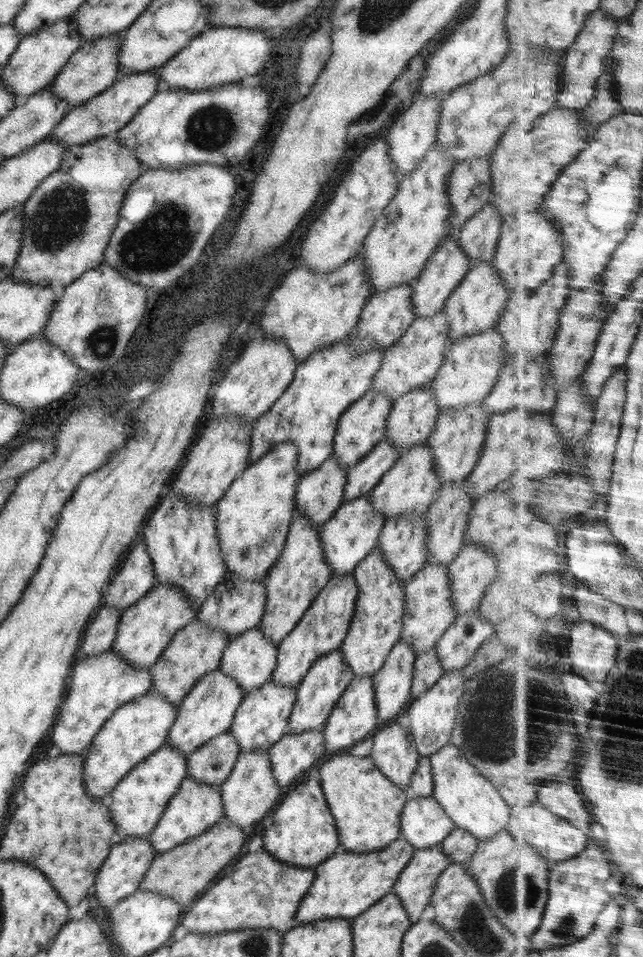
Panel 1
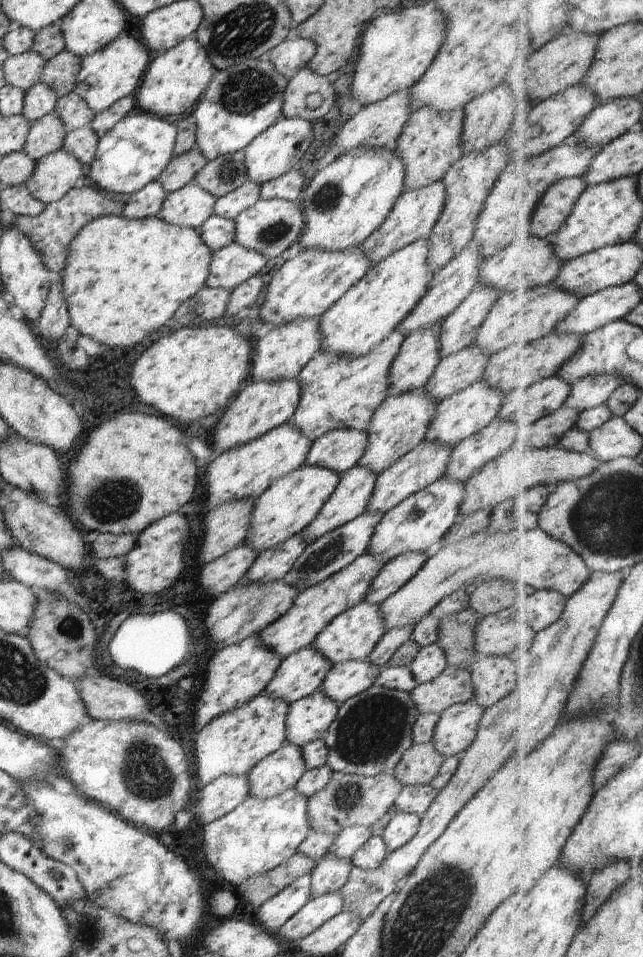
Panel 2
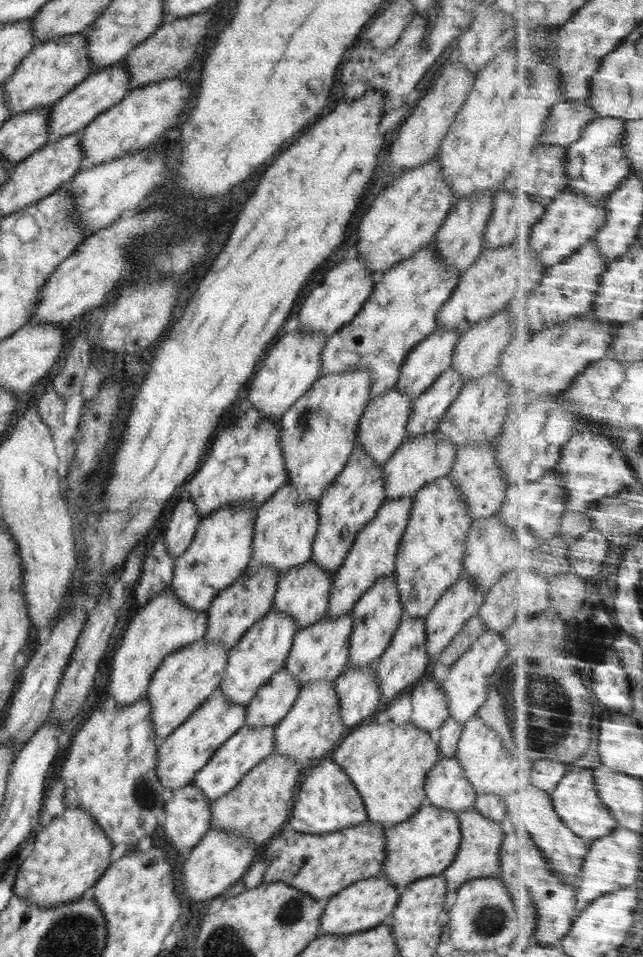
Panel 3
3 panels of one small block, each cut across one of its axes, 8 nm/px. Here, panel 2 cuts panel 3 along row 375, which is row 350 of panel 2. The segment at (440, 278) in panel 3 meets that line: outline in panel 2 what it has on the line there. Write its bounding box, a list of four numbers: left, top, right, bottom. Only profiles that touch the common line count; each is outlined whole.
[288,330,405,442]

